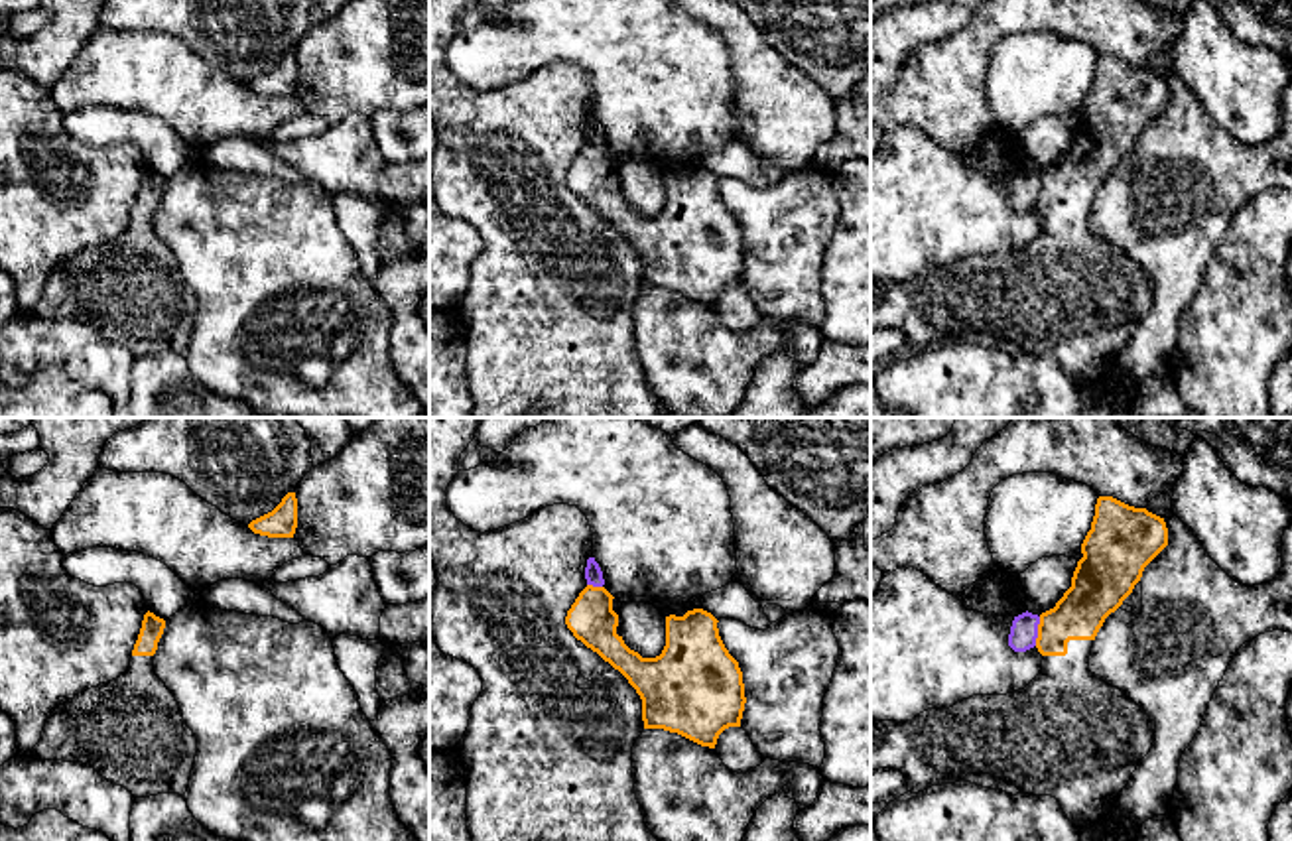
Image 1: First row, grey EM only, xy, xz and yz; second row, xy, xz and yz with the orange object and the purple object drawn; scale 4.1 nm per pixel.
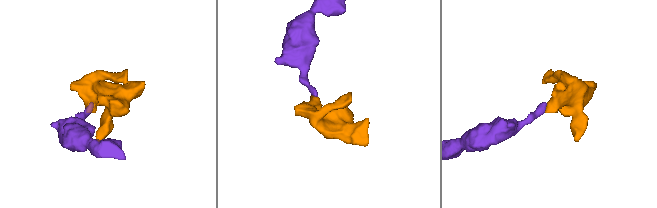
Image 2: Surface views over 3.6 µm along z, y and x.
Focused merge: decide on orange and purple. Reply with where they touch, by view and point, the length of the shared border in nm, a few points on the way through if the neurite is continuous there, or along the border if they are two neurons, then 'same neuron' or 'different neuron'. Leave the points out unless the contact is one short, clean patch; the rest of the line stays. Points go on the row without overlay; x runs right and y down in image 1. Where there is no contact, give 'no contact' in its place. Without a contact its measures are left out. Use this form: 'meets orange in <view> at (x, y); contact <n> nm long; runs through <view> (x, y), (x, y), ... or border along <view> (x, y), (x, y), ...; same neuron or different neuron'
meets orange in yz at (1038, 190); contact 120 nm long; border along yz (1040, 176), (1034, 203); different neuron

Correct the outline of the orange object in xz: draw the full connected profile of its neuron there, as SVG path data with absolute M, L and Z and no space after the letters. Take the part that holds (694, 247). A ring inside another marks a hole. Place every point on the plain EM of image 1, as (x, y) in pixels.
M587 144L565 183L636 248L644 288L664 288L715 307L725 288L741 286L746 262L743 230L719 195L719 179L703 167L670 173L662 213L642 217L620 195L620 167L605 146Z

